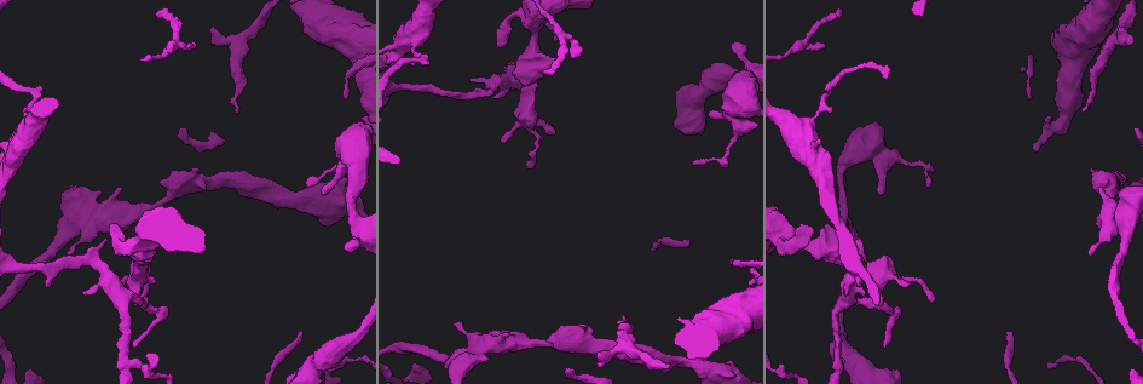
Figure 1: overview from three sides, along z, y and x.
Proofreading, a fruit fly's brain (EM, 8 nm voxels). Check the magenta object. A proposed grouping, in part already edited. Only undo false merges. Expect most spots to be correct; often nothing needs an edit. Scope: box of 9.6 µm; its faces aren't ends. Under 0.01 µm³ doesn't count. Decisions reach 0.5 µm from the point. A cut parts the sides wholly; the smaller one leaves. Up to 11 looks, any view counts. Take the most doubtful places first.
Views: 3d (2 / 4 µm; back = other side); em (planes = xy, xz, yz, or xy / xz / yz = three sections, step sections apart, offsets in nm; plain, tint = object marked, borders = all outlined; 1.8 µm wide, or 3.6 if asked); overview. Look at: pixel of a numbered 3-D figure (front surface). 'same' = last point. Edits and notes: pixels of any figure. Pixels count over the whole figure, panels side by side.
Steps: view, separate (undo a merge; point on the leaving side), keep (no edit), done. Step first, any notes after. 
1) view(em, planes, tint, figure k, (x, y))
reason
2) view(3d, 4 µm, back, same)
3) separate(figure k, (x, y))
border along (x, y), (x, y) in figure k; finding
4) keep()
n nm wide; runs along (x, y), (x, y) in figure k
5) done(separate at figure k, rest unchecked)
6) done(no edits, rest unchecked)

view(em, yz, step 16, tint, figure 1, (504, 81))
narrows sharply

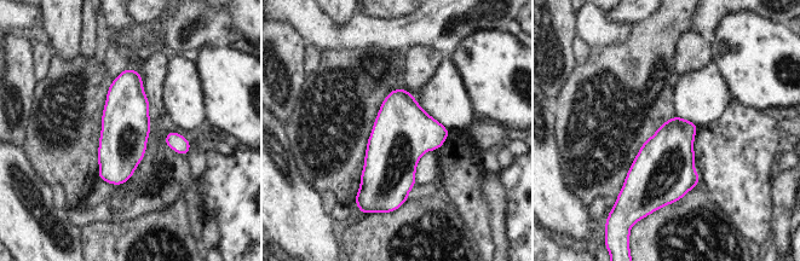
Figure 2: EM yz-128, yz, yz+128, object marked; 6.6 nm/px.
view(em, planes, tint, same)

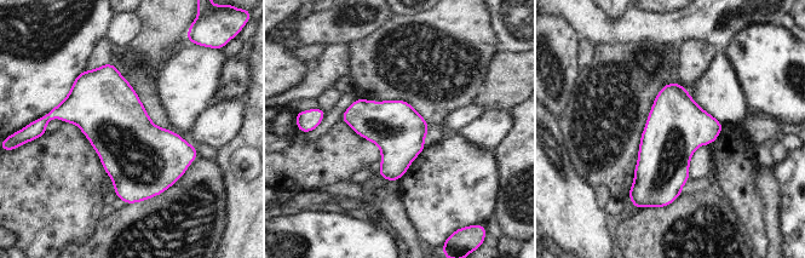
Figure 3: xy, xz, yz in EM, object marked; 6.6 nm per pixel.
keep()
all the same neuron

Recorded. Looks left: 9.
view(em, 3.6 µm, yz, step 4, tint, figure 1, (1095, 81))
calibre changes

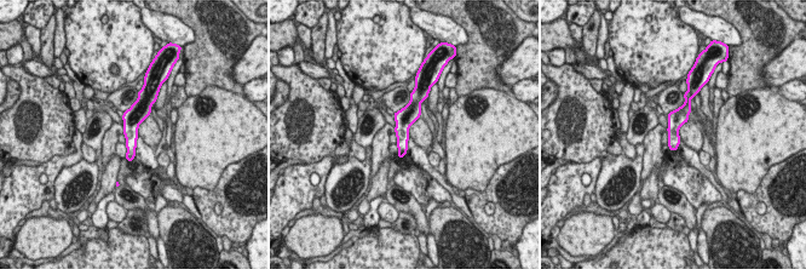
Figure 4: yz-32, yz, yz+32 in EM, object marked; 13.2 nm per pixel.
view(em, 3.6 µm, planes, tint, same)

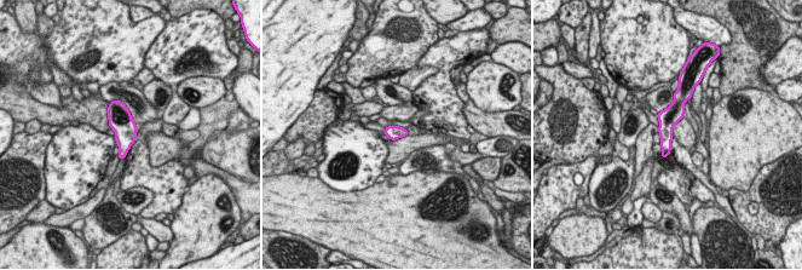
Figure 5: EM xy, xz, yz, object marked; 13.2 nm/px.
keep()
one neuron here

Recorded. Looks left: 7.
view(em, 3.6 µm, planes, tint, figure 1, (537, 29))
calibre changes

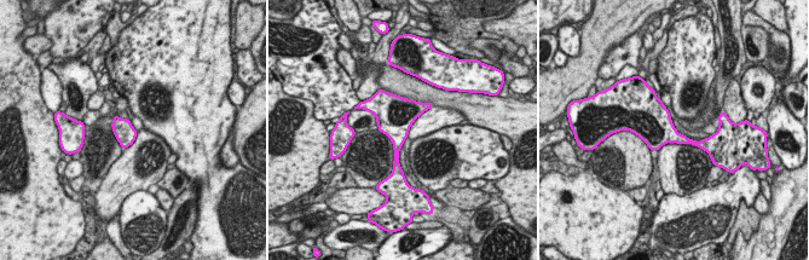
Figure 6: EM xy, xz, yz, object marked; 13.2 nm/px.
keep()
all the same neuron

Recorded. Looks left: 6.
view(em, 3.6 µm, planes, plain, figure 1, (415, 39))
sharp bend

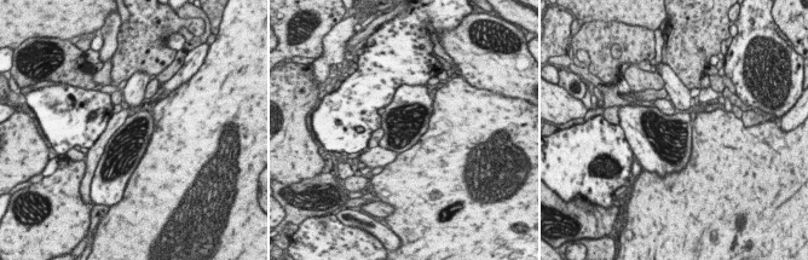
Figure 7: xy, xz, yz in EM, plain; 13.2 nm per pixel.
view(em, 3.6 µm, planes, borders, same)
what lies round it

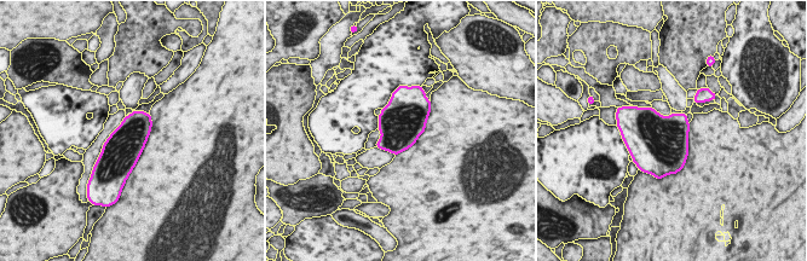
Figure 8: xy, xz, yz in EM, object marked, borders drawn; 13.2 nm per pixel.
keep()
one neuron here

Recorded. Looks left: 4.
done(no edits, rest unchecked)

